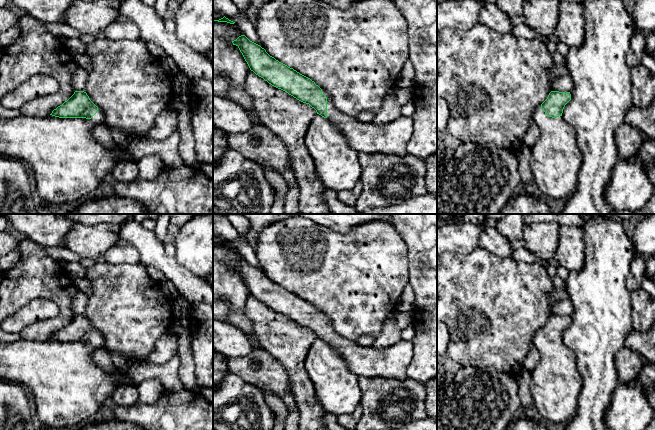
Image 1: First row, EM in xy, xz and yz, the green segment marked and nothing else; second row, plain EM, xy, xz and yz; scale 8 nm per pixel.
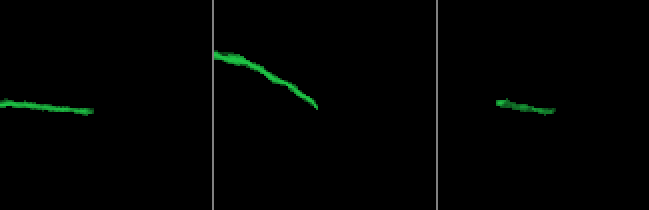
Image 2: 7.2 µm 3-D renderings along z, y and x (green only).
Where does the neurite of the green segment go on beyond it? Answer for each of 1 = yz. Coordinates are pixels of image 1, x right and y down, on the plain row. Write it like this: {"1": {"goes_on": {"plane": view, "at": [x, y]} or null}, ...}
{"1": {"goes_on": {"plane": "yz", "at": [555, 385]}}}

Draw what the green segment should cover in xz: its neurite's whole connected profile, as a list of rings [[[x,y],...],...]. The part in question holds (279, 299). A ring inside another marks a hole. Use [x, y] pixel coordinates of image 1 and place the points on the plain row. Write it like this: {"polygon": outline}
{"polygon": [[[245,259],[232,265],[242,277],[251,295],[272,310],[309,328],[317,338],[330,345],[346,361],[348,369],[358,377],[383,377],[405,380],[406,369],[414,354],[411,341],[401,339],[396,344],[377,350],[363,347],[339,335],[330,319],[310,302],[270,280],[260,269]]]}

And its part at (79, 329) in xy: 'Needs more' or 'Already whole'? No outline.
Needs more

